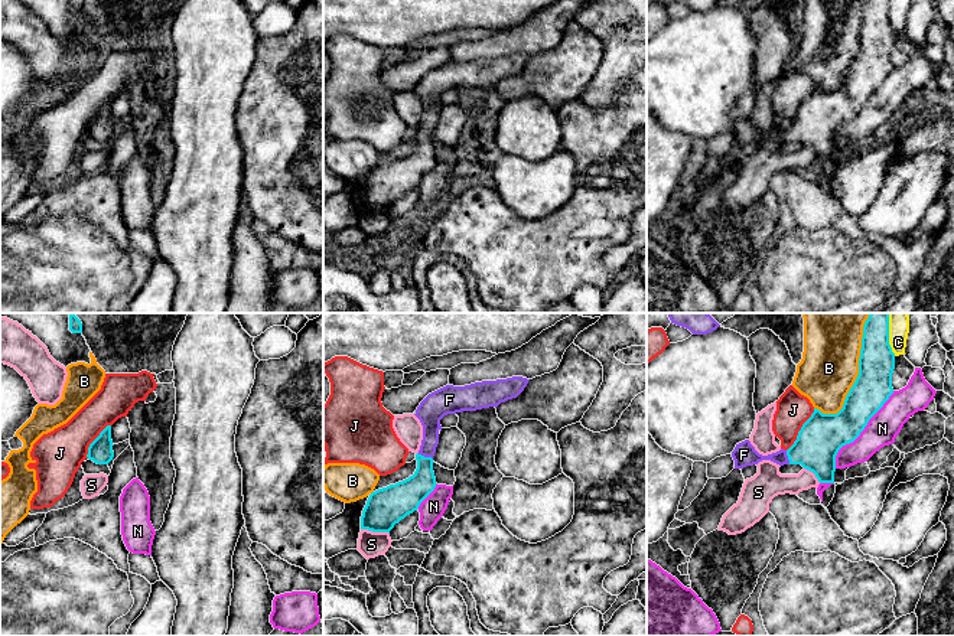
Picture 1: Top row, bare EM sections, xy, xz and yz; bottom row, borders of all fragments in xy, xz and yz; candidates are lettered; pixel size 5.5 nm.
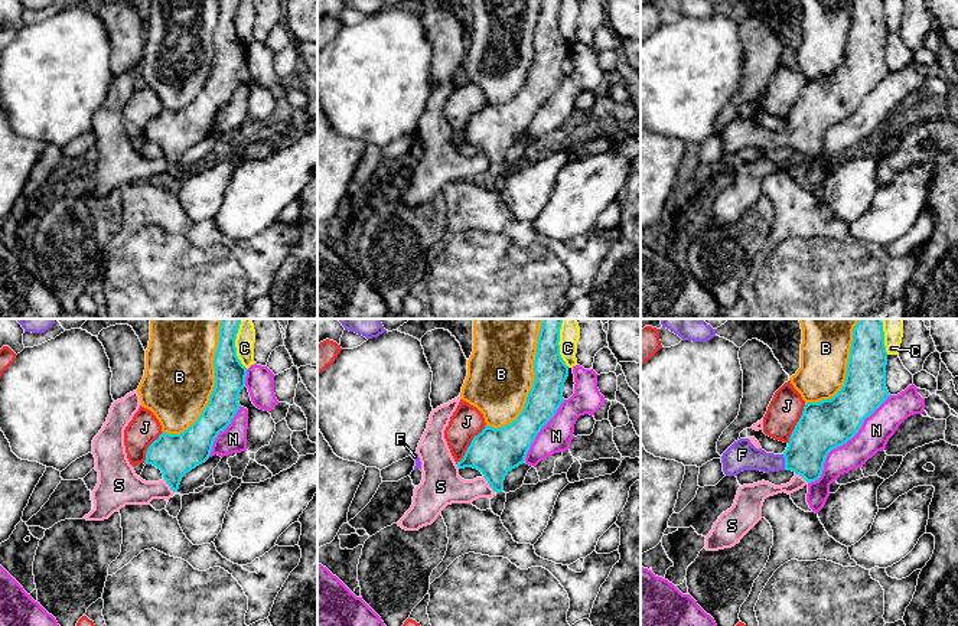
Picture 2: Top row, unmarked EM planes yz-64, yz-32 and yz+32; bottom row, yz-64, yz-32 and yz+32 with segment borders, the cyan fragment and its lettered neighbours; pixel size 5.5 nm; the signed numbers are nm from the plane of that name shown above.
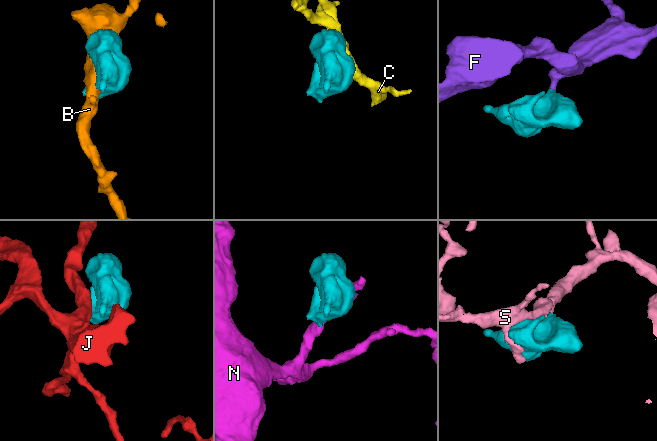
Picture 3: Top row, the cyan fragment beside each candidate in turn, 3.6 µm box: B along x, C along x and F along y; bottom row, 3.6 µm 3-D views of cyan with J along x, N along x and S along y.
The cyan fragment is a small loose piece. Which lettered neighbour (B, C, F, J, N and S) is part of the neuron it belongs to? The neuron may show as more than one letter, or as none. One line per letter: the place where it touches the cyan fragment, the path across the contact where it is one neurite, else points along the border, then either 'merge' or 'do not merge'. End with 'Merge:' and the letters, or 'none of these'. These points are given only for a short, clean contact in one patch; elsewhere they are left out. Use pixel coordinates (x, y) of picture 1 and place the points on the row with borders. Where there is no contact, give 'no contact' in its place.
B: meets cyan in yz at (859, 369); do not merge
C: meets cyan in yz at (888, 335); border along yz (888, 313), (888, 343), (895, 355); do not merge
F: meets cyan in xz at (423, 456); runs through xz (404, 496), (423, 478), (423, 456), (429, 444), (429, 413); merge
J: meets cyan in yz at (800, 430); do not merge
N: meets cyan in yz at (862, 430); do not merge
S: meets cyan in xz at (375, 531); do not merge
Merge: F

